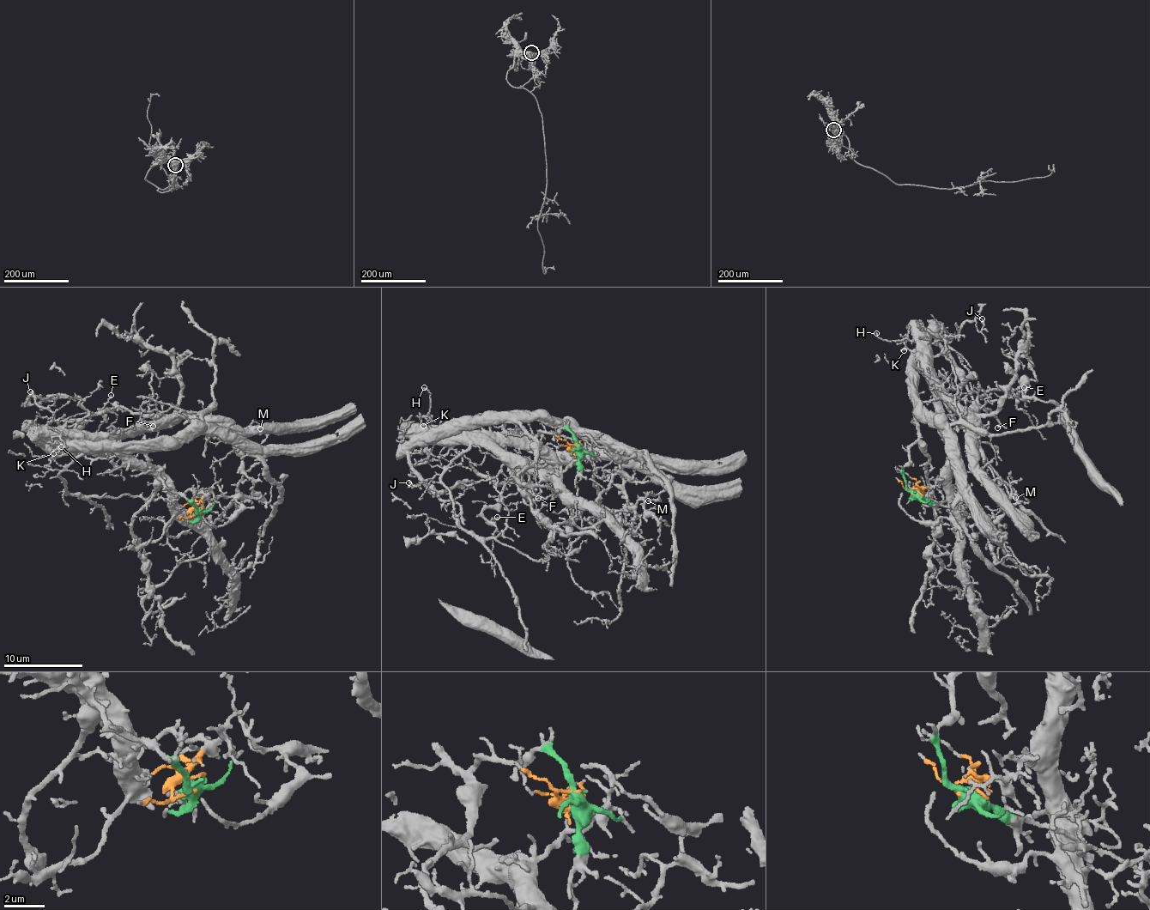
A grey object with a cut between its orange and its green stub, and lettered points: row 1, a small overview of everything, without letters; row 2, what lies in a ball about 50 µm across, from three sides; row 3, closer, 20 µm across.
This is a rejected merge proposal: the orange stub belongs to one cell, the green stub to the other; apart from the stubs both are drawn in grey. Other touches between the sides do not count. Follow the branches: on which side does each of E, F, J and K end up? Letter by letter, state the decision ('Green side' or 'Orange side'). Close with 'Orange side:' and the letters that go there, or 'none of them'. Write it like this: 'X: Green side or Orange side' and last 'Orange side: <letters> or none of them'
E: Orange side
F: Orange side
J: Orange side
K: Green side
Orange side: E, F, J

